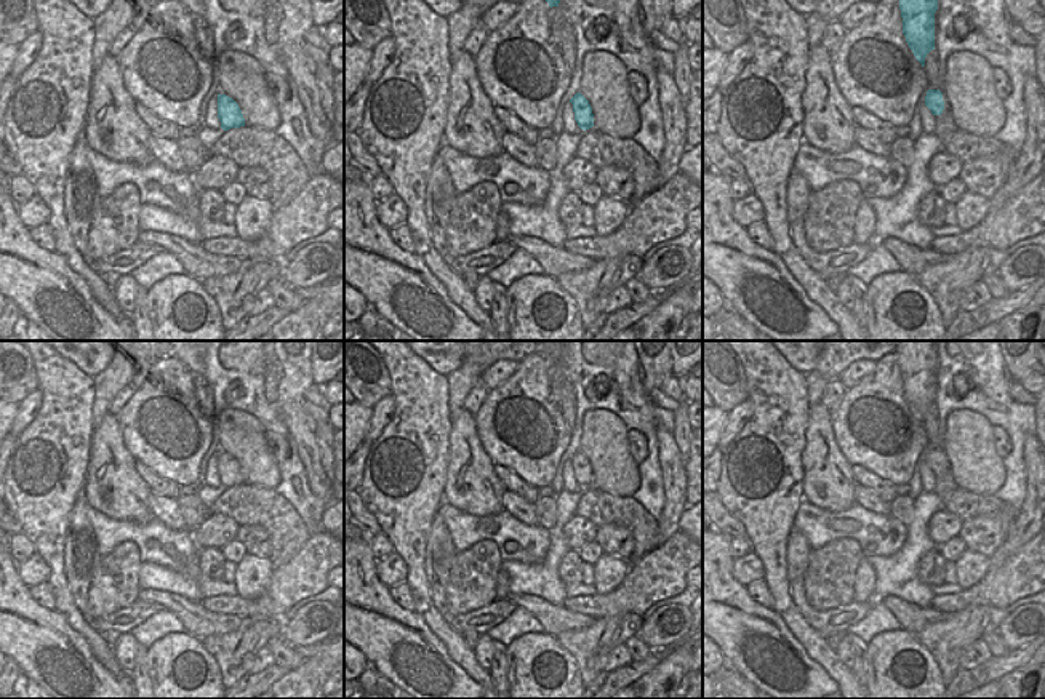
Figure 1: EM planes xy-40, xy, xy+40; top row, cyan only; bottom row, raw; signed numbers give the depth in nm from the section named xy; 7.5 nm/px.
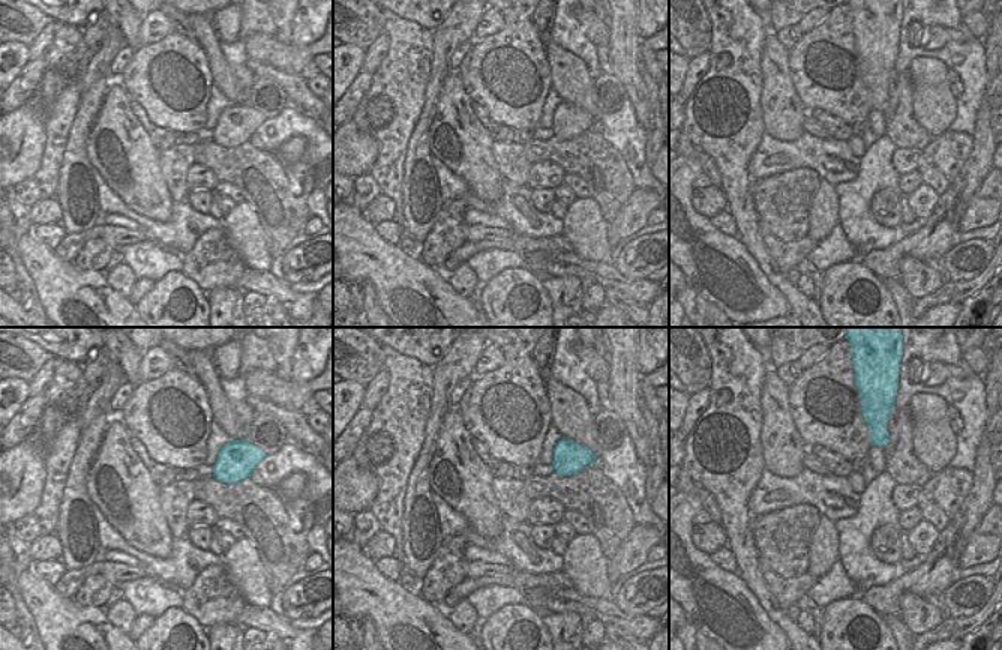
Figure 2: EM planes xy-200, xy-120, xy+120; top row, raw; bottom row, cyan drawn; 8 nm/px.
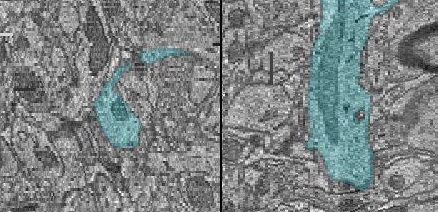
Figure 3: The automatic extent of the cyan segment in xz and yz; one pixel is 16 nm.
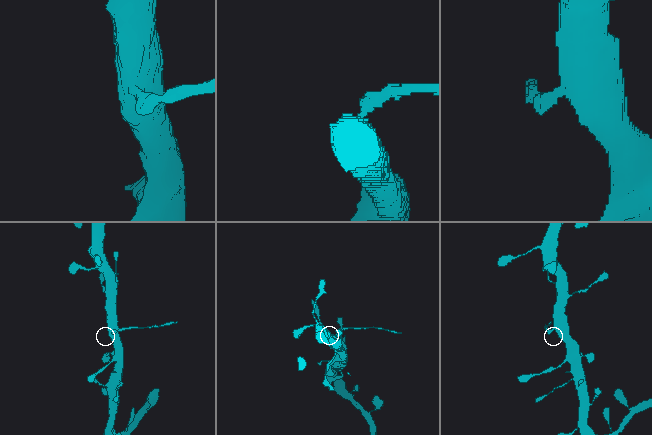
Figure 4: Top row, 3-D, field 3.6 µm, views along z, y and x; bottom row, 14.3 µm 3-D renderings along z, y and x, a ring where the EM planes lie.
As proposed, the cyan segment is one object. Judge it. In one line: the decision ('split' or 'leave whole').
split

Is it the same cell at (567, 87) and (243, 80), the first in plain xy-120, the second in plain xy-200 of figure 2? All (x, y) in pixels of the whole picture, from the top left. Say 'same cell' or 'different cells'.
different cells

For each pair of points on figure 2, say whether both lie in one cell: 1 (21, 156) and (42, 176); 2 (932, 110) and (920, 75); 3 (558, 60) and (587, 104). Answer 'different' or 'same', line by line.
1: different
2: same
3: same

